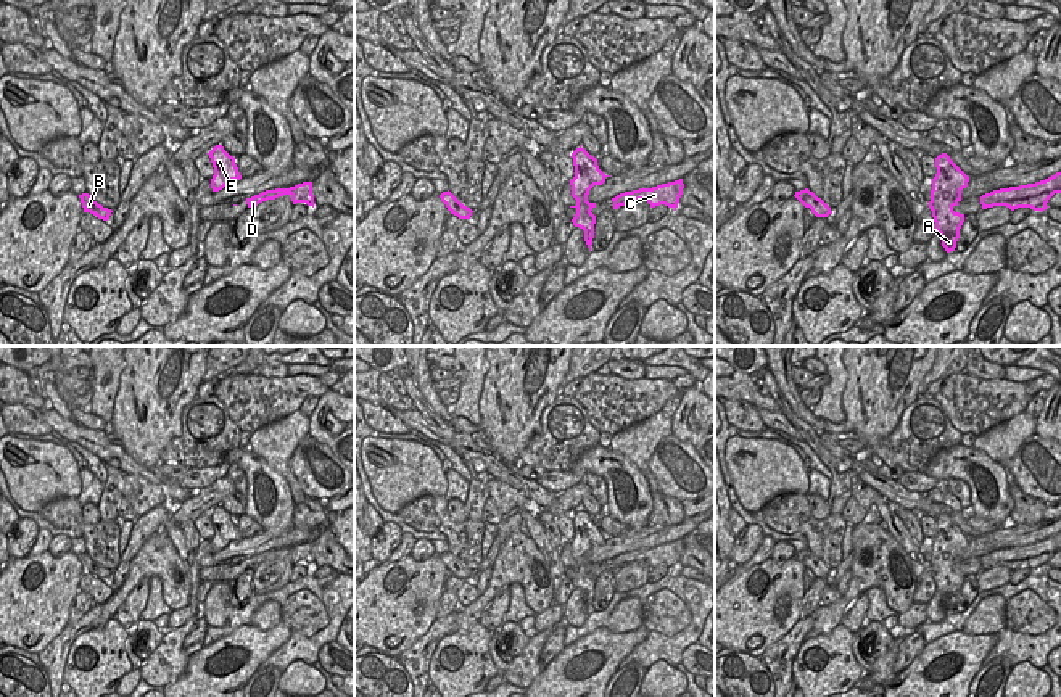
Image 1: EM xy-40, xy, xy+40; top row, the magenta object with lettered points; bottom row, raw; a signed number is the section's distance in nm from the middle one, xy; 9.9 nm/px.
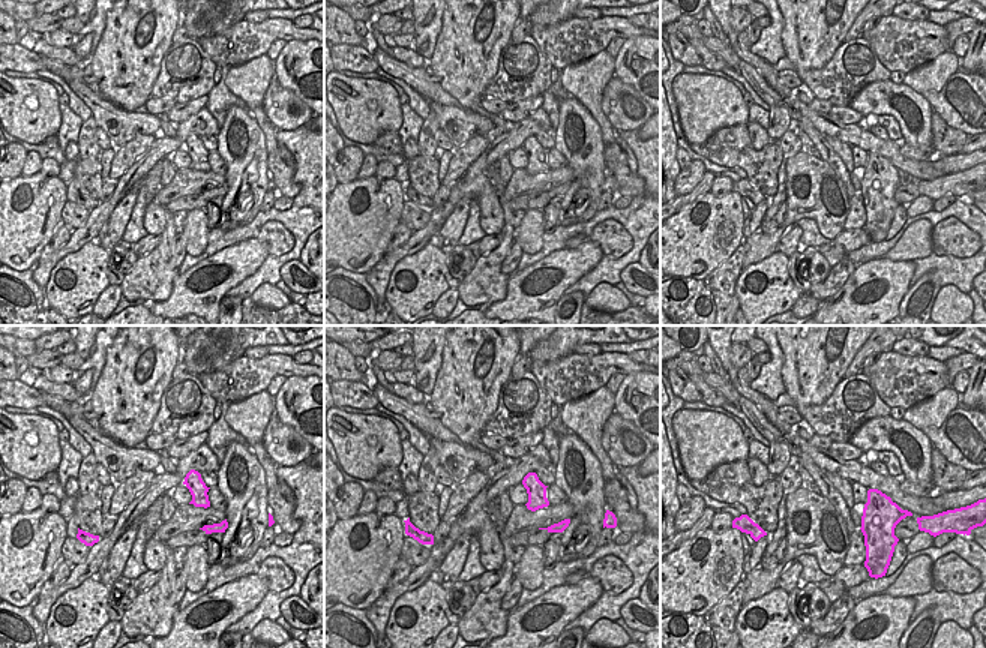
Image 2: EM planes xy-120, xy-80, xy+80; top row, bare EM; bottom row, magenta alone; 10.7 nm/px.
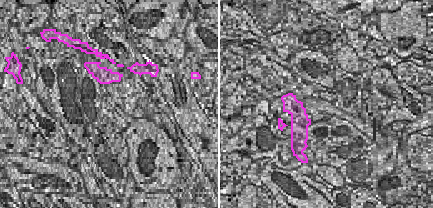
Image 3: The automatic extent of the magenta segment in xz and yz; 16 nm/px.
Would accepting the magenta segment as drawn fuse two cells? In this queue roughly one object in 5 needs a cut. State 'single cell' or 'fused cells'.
fused cells

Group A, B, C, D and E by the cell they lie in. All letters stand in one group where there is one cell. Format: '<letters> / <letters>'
A E / B C D

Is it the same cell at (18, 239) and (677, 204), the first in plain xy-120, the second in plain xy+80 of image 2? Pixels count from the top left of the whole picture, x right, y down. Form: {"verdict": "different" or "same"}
{"verdict": "different"}

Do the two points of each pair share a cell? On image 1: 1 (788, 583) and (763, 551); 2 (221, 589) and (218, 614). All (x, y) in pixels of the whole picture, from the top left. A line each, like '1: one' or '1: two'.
1: two
2: one

